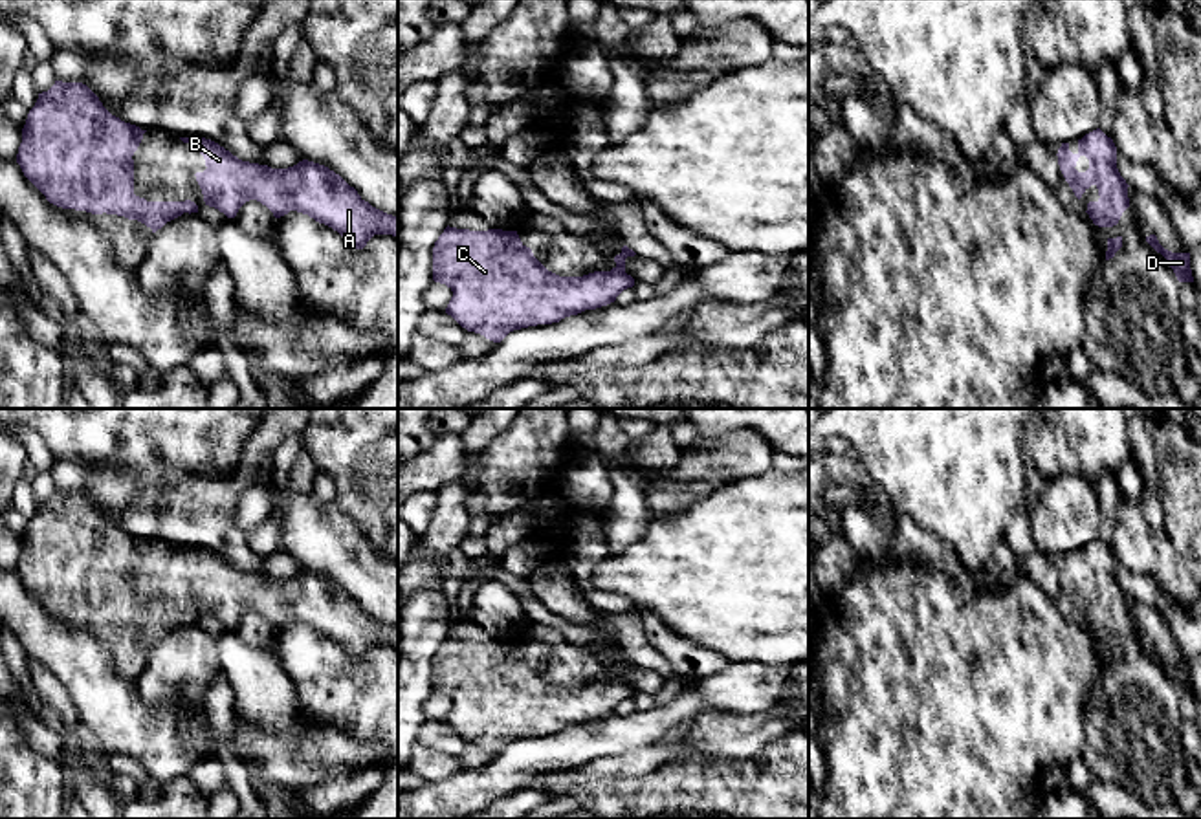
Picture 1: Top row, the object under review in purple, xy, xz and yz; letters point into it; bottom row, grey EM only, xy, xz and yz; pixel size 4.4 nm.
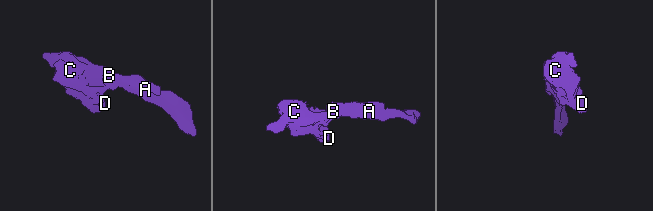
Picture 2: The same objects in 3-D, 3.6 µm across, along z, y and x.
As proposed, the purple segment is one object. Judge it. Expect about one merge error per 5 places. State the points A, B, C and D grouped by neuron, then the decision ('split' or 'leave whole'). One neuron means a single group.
A B C D; leave whole

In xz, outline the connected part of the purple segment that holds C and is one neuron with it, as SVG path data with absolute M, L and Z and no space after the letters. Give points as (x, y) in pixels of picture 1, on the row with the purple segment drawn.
M446 227L433 247L433 280L446 284L453 297L446 308L462 328L501 343L510 332L559 322L585 310L596 310L616 300L634 286L625 273L625 258L636 253L627 246L614 257L611 271L594 271L583 277L559 277L548 271L526 247L517 231L469 231Z

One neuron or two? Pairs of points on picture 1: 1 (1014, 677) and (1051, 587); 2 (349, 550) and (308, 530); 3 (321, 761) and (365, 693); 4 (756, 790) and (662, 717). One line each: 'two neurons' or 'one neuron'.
1: two neurons
2: one neuron
3: two neurons
4: two neurons

